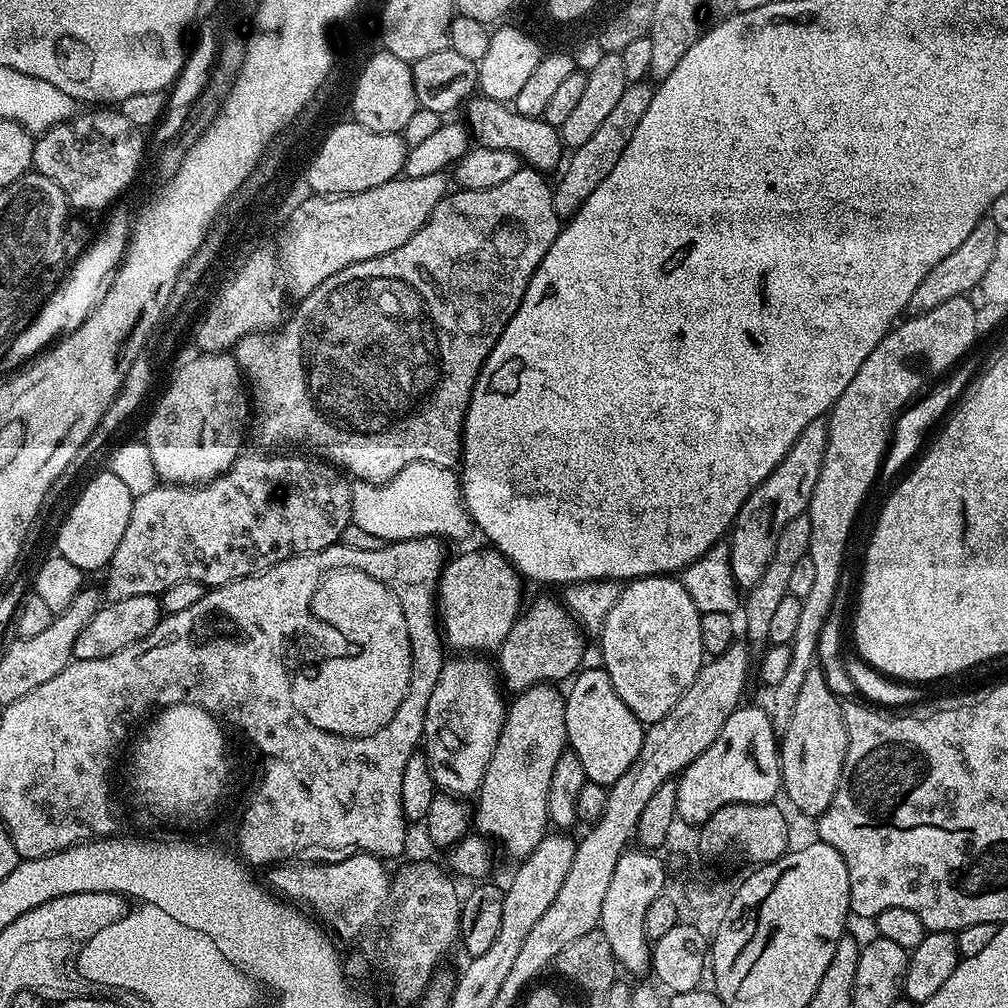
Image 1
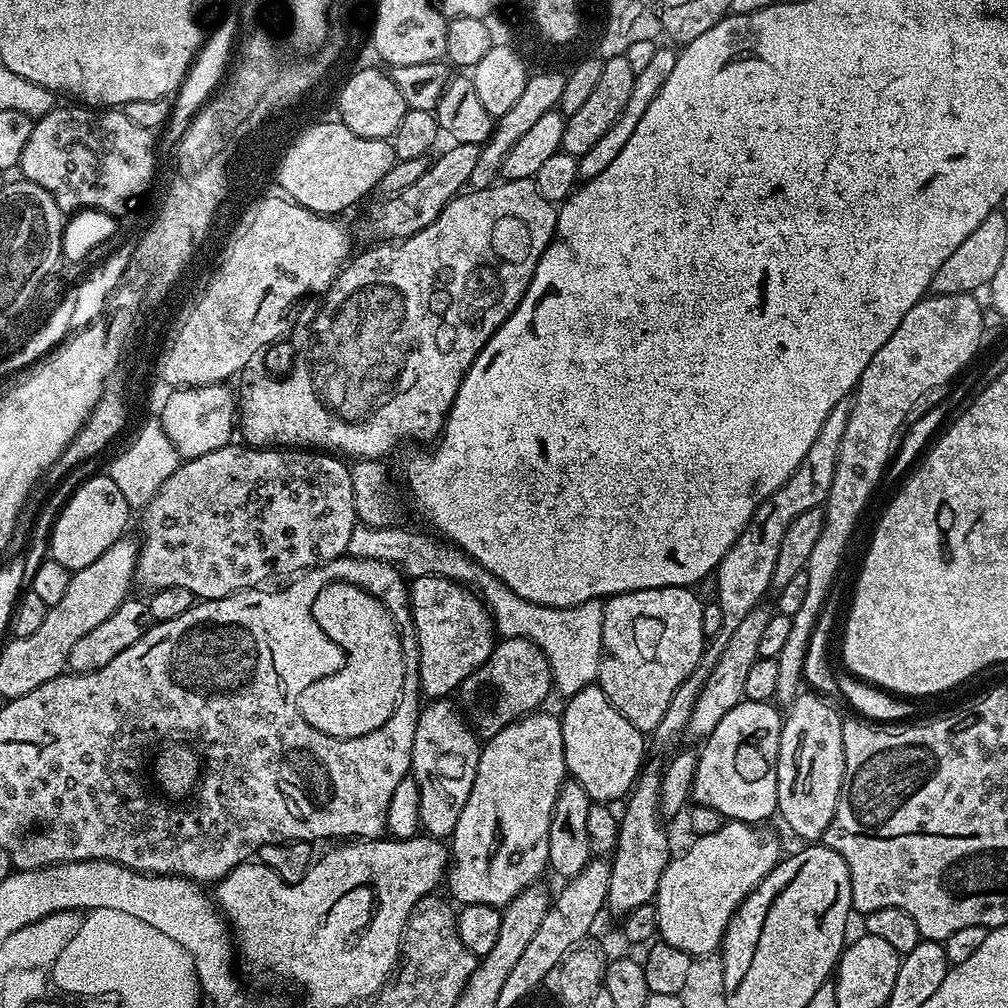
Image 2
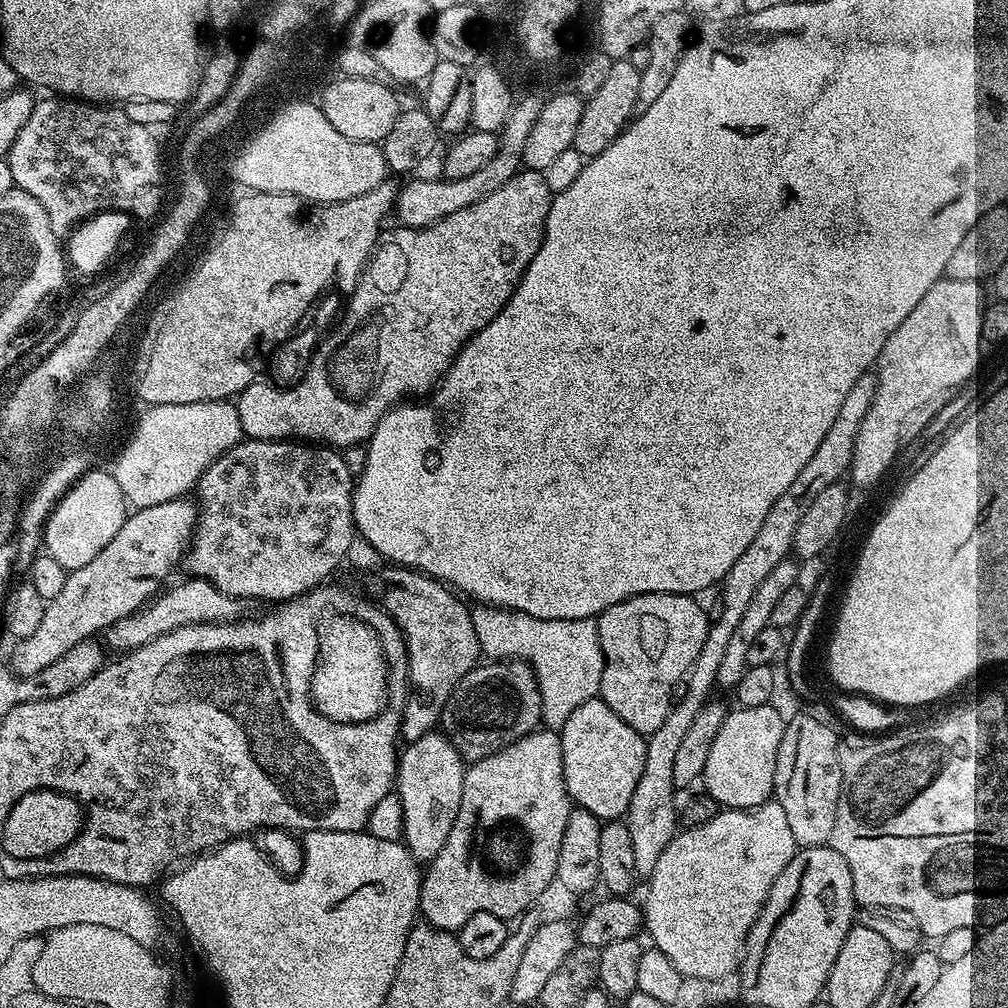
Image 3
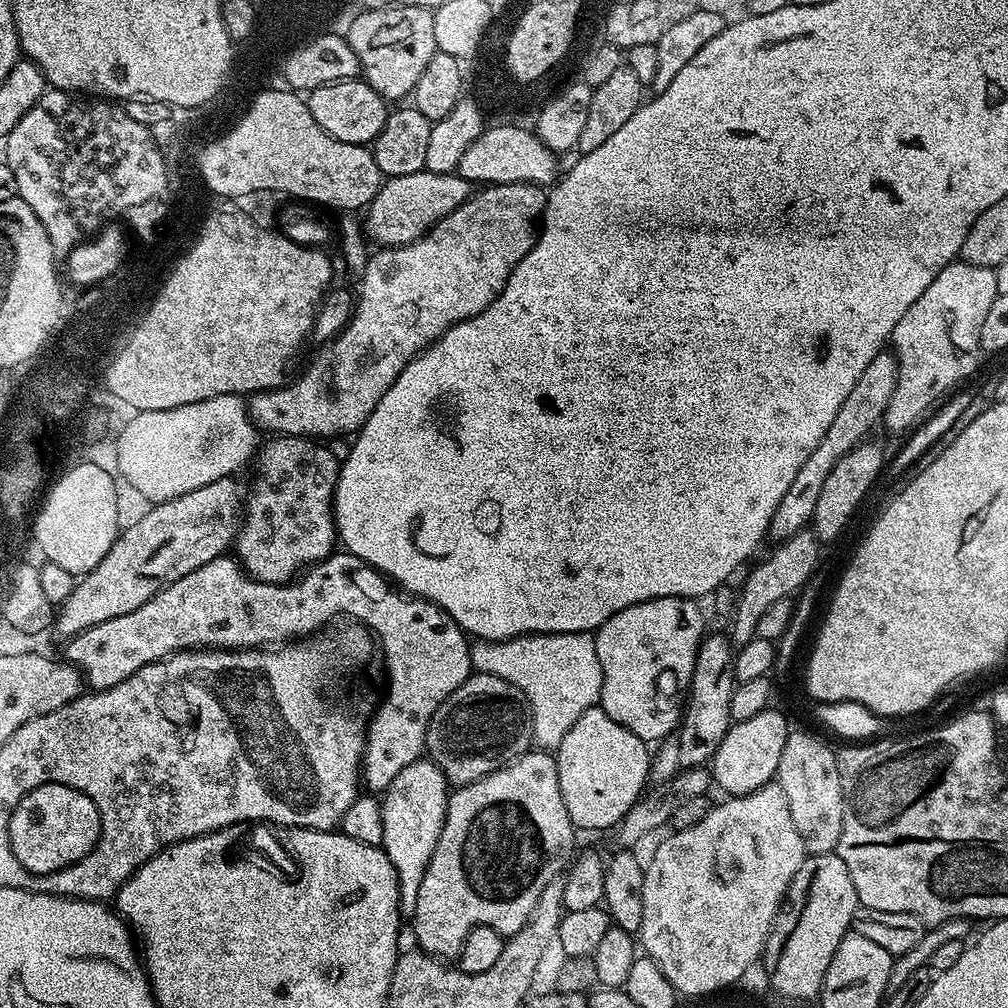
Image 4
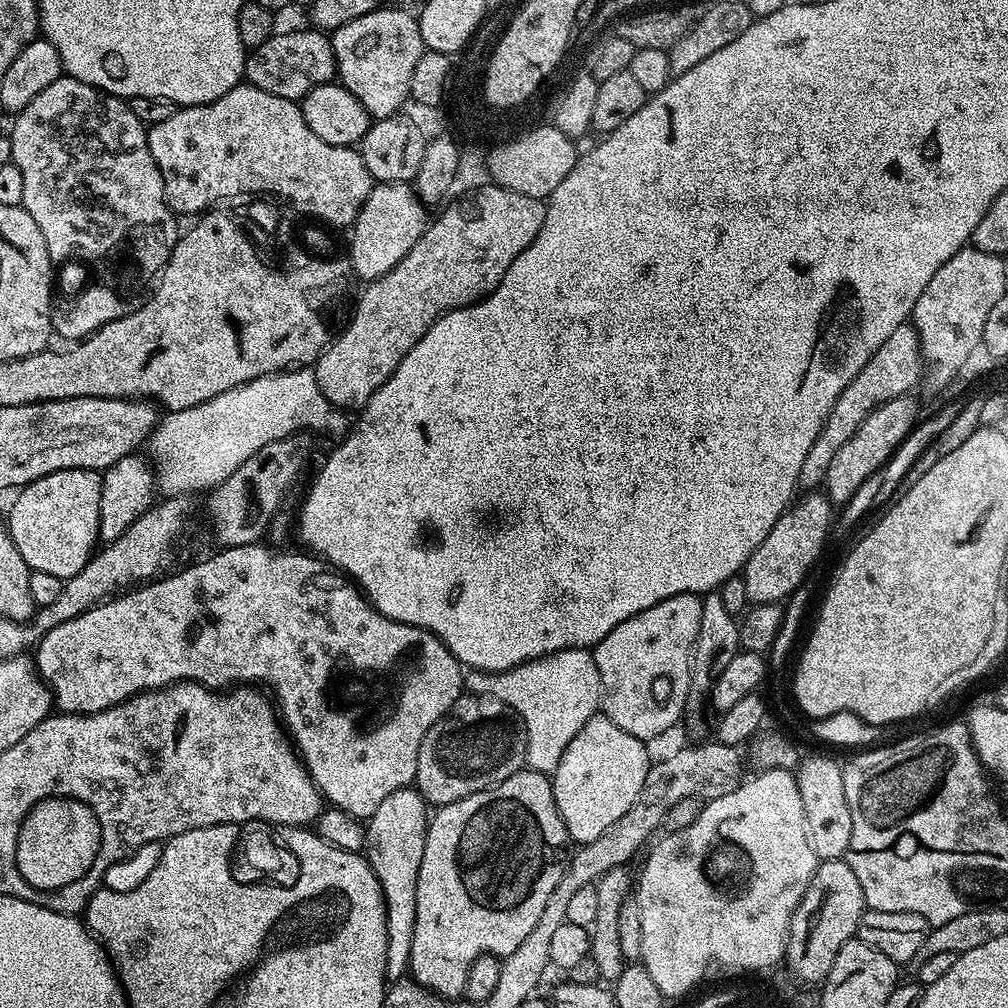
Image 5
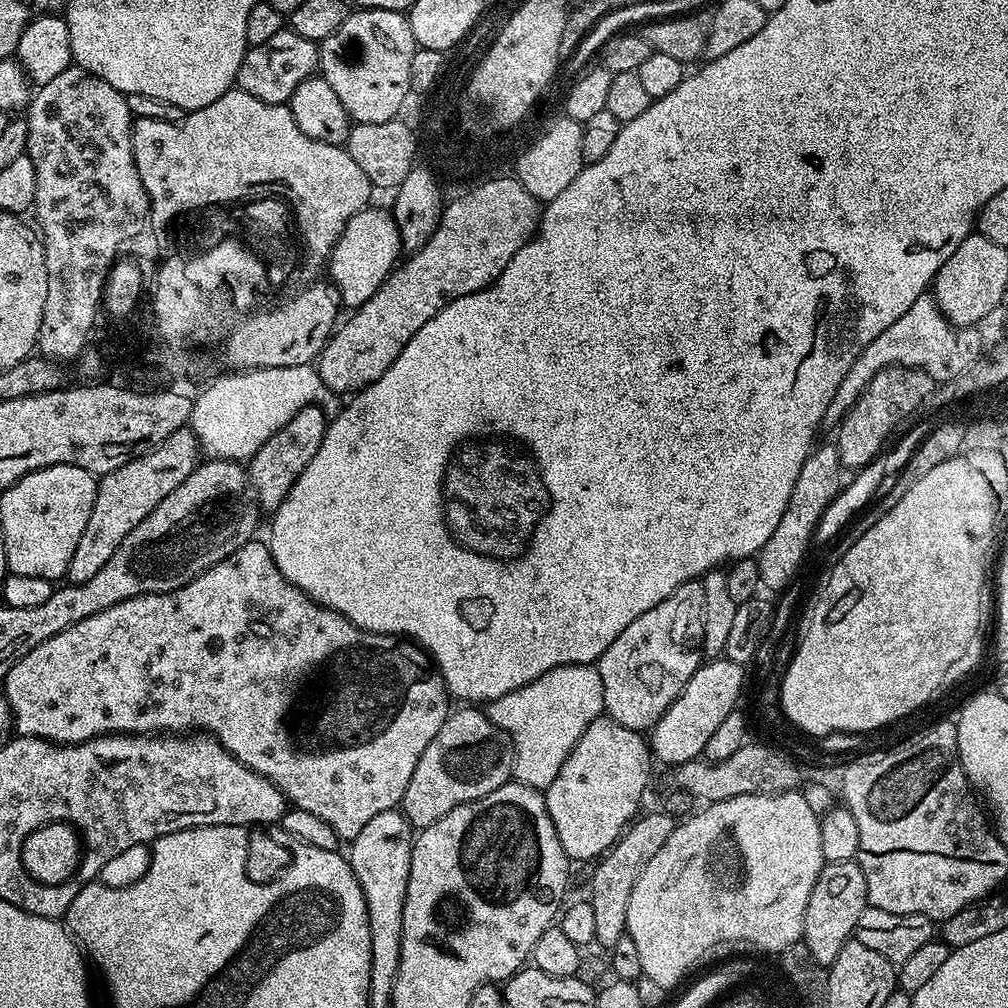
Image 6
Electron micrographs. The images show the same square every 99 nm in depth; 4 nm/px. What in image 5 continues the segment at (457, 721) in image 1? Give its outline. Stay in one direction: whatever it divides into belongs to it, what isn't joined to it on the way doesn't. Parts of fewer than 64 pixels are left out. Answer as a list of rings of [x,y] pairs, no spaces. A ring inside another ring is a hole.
[[[409,786],[394,790],[394,794],[384,799],[382,806],[378,806],[378,810],[374,810],[374,814],[366,820],[364,847],[386,902],[386,974],[392,982],[405,979],[410,968],[410,946],[414,946],[414,910],[418,898],[418,870],[422,866],[422,850],[426,846],[429,819],[429,805],[415,787]]]

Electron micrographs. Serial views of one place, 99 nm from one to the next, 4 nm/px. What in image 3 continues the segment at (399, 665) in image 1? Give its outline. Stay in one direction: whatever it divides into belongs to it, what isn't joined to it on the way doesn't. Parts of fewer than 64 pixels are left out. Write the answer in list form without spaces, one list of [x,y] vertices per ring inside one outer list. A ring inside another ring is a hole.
[[[338,622],[324,634],[324,648],[328,652],[317,674],[319,680],[314,686],[316,705],[313,708],[331,721],[343,724],[360,724],[381,715],[385,709],[386,658],[378,654],[374,638],[360,626]]]

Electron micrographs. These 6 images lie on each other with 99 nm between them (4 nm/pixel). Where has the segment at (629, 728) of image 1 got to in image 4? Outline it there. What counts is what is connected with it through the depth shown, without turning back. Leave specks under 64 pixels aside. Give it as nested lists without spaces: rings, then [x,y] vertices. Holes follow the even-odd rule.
[[[597,706],[586,710],[570,730],[566,730],[566,738],[554,750],[556,769],[558,770],[558,786],[562,790],[562,802],[566,802],[566,810],[570,814],[577,829],[609,828],[615,829],[630,809],[635,806],[645,791],[644,783],[650,780],[650,748],[642,738],[630,734],[626,726],[618,726],[610,714]]]

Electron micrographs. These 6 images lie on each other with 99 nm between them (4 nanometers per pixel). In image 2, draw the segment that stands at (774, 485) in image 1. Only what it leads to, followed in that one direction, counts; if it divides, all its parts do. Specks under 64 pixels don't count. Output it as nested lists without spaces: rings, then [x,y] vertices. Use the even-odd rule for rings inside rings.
[[[846,399],[838,402],[834,410],[830,410],[826,422],[822,422],[822,430],[818,430],[818,438],[814,438],[810,451],[806,458],[802,458],[798,470],[794,470],[791,478],[778,491],[770,494],[770,498],[761,502],[758,510],[754,510],[754,518],[750,518],[746,530],[738,534],[738,542],[734,542],[734,546],[726,550],[726,558],[722,558],[714,573],[714,600],[722,610],[721,629],[705,643],[702,658],[698,666],[694,666],[686,682],[682,682],[682,686],[674,690],[674,698],[670,698],[670,706],[666,714],[662,714],[662,722],[658,722],[654,733],[654,739],[658,743],[672,744],[680,735],[683,737],[687,733],[690,714],[702,694],[706,678],[710,678],[714,666],[718,666],[718,658],[722,658],[722,650],[726,650],[726,642],[730,642],[730,634],[734,634],[734,629],[742,623],[746,614],[750,614],[750,610],[761,607],[763,600],[760,599],[772,588],[774,565],[778,563],[778,549],[782,546],[782,538],[790,527],[790,522],[794,522],[794,518],[805,510],[821,507],[827,500],[830,486],[834,482],[834,466],[838,462],[842,434],[846,434],[846,422],[850,418],[852,405],[853,401]]]

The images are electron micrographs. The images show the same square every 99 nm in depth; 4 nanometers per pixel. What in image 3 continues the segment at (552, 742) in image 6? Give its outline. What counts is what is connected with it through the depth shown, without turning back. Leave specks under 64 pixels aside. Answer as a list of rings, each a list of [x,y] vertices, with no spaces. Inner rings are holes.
[[[491,606],[473,607],[471,614],[474,622],[474,638],[478,638],[481,653],[489,661],[523,660],[532,667],[532,673],[536,675],[538,690],[542,698],[542,724],[545,729],[559,730],[563,728],[566,718],[570,718],[570,714],[574,714],[574,710],[578,710],[578,706],[582,706],[582,702],[590,702],[599,697],[604,655],[595,619],[547,620]]]

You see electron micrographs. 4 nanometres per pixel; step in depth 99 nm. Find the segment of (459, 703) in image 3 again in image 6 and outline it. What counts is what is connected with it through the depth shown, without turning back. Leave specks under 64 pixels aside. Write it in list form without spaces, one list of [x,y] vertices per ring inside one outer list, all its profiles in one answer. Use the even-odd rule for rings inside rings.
[[[460,706],[460,709],[449,711],[446,722],[442,722],[442,730],[434,734],[430,746],[422,750],[422,758],[418,758],[418,766],[414,766],[414,778],[410,778],[410,786],[406,786],[406,794],[402,801],[402,811],[413,829],[419,830],[438,822],[442,814],[450,814],[454,806],[462,806],[466,802],[474,802],[494,790],[498,786],[509,783],[513,779],[512,741],[494,722],[490,722],[487,711],[476,706]]]

